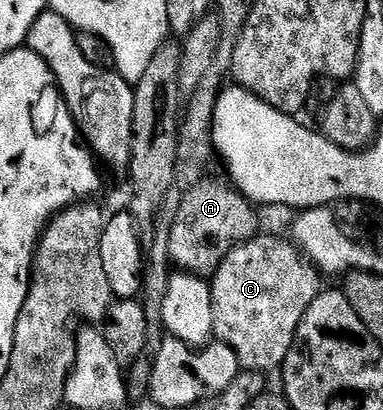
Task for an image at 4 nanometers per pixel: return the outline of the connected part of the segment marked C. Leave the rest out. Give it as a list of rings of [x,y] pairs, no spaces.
[[[257,234],[245,244],[237,244],[236,247],[230,250],[230,254],[220,264],[220,269],[211,277],[210,283],[212,286],[212,305],[214,306],[214,336],[217,341],[226,346],[230,346],[230,350],[234,350],[234,354],[238,354],[238,362],[241,369],[249,372],[262,372],[265,374],[271,373],[271,368],[279,369],[284,362],[284,352],[287,349],[290,338],[295,337],[296,327],[302,322],[302,314],[306,314],[306,310],[310,306],[310,302],[314,302],[314,298],[318,298],[318,294],[322,290],[322,273],[291,239],[283,240],[280,236],[264,236],[265,234]]]

